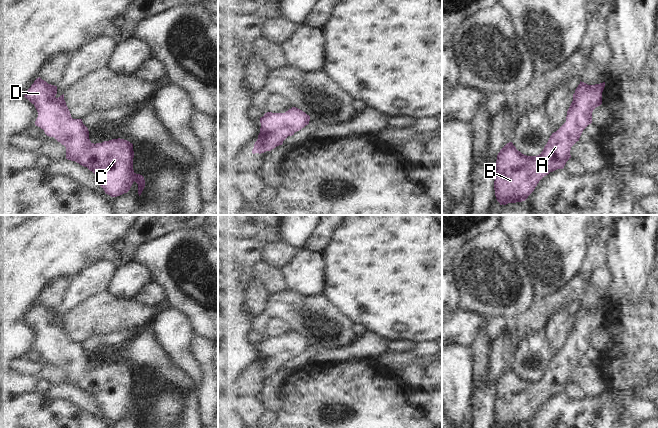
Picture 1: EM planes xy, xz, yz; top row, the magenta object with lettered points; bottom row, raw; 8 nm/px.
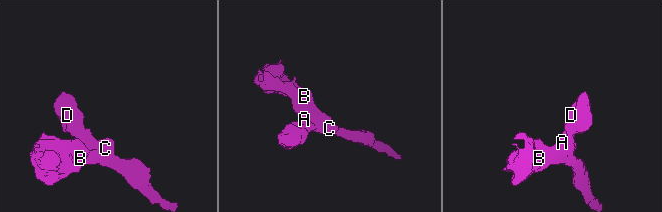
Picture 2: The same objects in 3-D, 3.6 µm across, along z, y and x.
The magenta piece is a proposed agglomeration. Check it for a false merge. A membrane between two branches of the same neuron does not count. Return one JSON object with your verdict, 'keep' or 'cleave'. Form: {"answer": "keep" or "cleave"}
{"answer": "keep"}

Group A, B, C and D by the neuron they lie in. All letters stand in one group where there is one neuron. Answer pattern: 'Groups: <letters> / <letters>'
Groups: A B C D.

